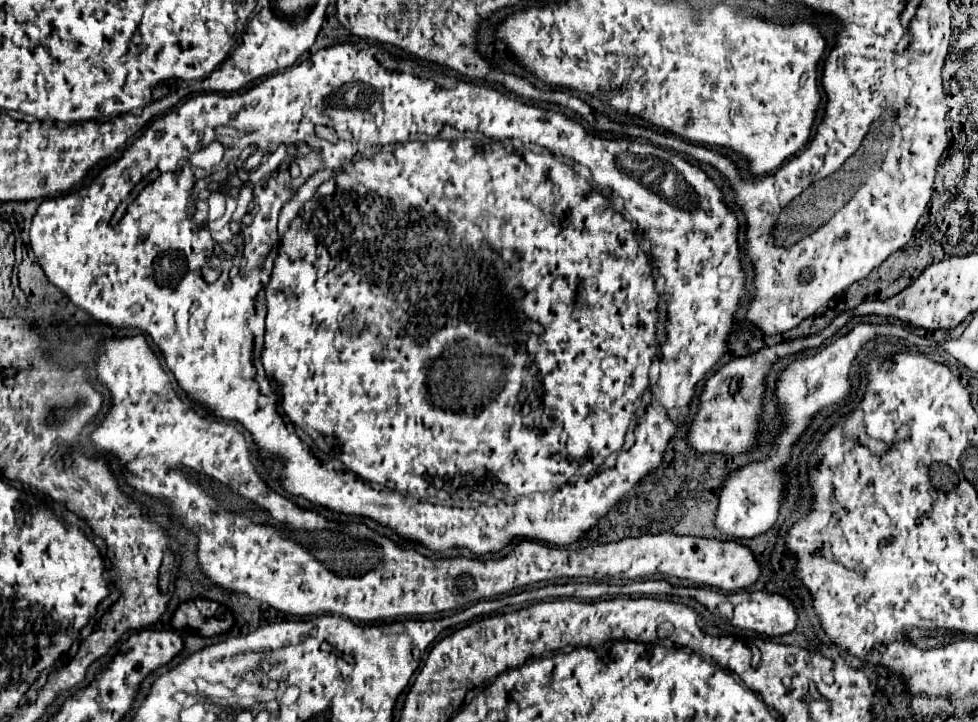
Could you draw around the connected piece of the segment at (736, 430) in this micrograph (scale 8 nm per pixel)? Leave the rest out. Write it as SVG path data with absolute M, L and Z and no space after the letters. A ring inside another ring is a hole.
M833 320L827 328L819 330L813 336L795 338L795 340L783 340L775 346L761 348L759 352L753 352L749 356L737 356L725 366L721 366L703 386L703 392L699 396L699 410L693 418L689 430L685 432L687 444L697 452L721 452L721 454L741 454L747 452L755 444L755 434L761 429L760 415L761 403L765 393L765 374L769 370L769 364L773 364L777 358L797 354L805 348L817 348L825 340L829 340L843 324L843 320ZM733 378L739 378L737 392L731 394L729 384Z

